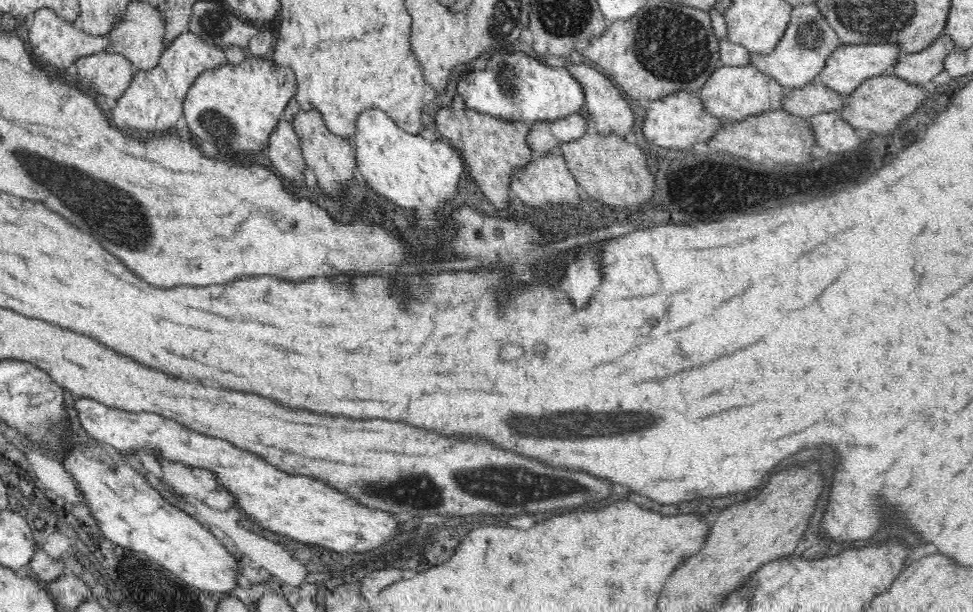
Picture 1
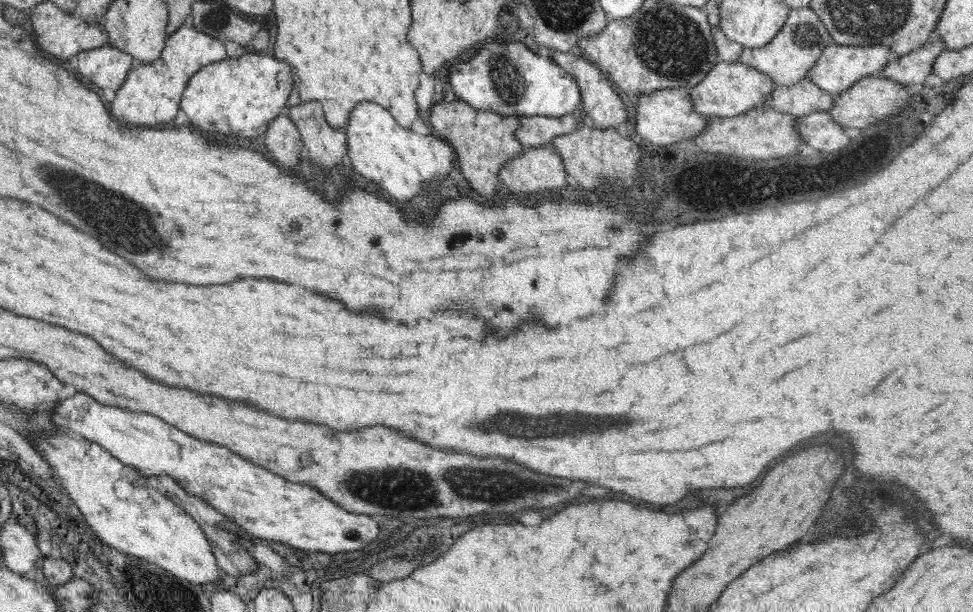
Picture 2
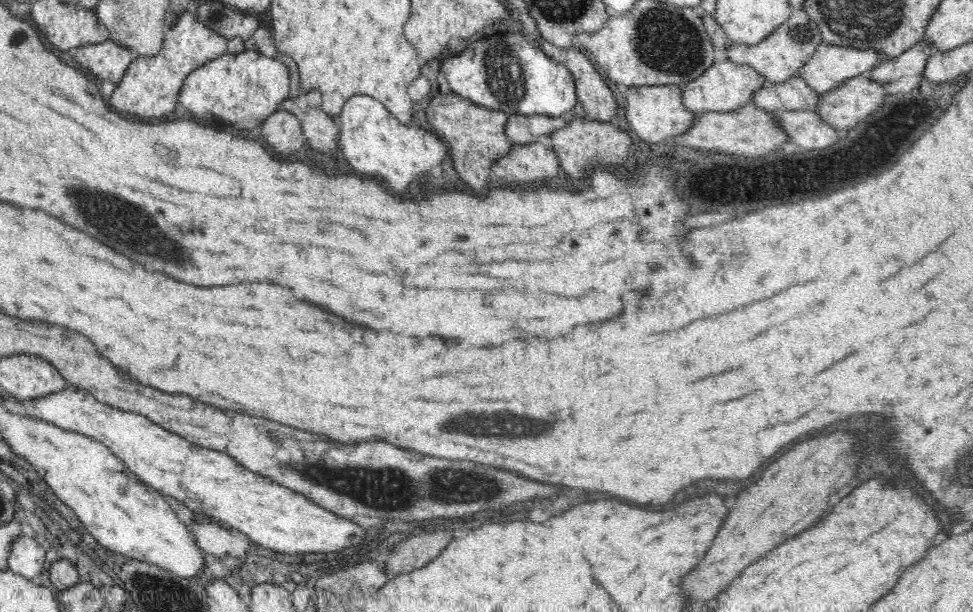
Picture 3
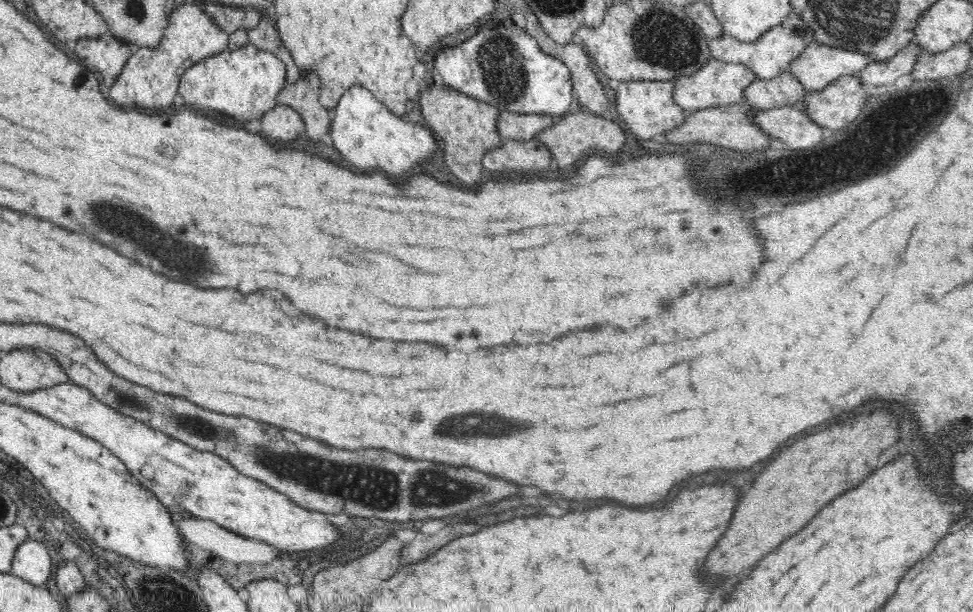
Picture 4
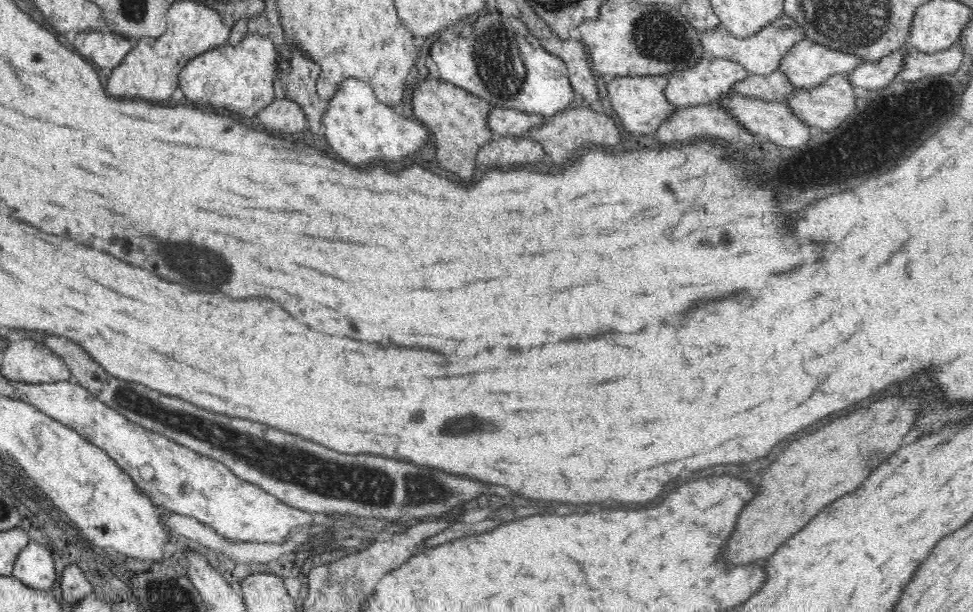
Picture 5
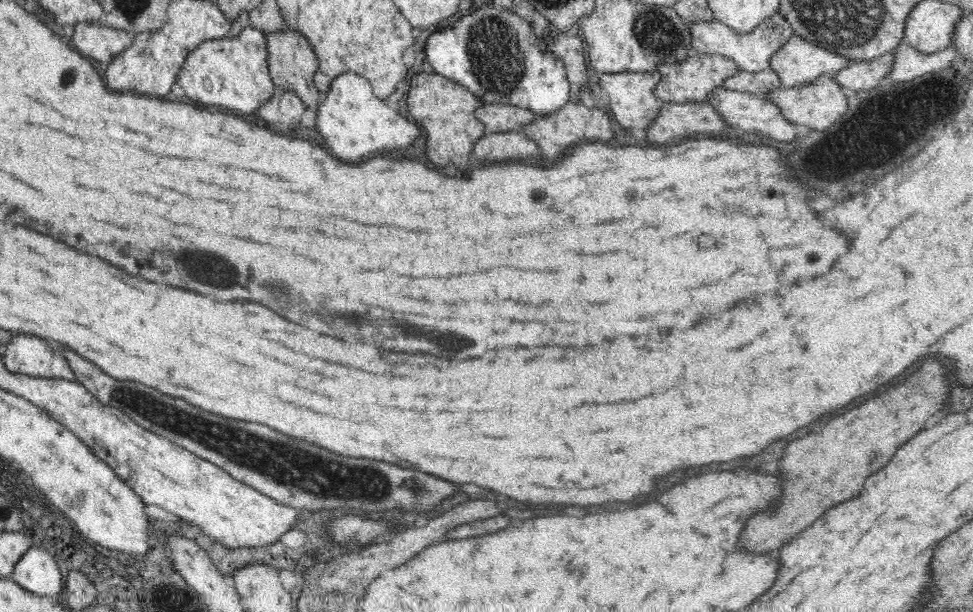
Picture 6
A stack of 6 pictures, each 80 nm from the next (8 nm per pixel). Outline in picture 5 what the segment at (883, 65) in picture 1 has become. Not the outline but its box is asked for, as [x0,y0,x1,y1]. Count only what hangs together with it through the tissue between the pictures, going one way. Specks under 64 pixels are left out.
[780,38,863,91]

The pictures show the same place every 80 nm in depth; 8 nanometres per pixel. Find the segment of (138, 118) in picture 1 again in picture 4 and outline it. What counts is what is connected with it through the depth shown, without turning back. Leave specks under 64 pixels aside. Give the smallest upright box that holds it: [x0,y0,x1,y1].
[107,2,228,112]

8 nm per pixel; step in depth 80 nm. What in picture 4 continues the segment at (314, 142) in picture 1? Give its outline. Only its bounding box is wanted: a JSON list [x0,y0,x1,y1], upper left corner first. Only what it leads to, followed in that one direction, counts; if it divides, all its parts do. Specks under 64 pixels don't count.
[276,75,332,142]

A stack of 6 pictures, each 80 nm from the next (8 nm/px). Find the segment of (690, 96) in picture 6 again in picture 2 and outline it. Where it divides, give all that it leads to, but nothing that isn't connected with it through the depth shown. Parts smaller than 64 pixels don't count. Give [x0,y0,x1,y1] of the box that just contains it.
[689,60,776,118]

